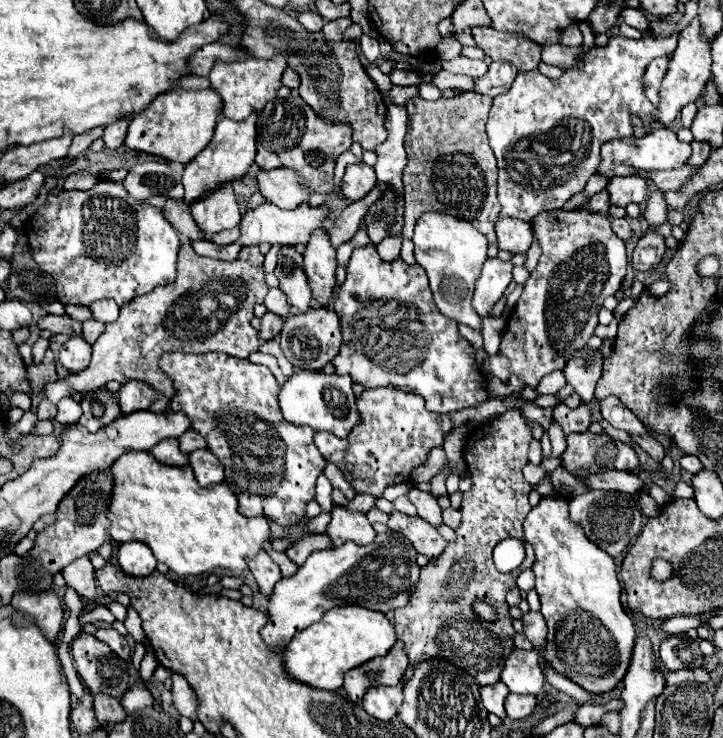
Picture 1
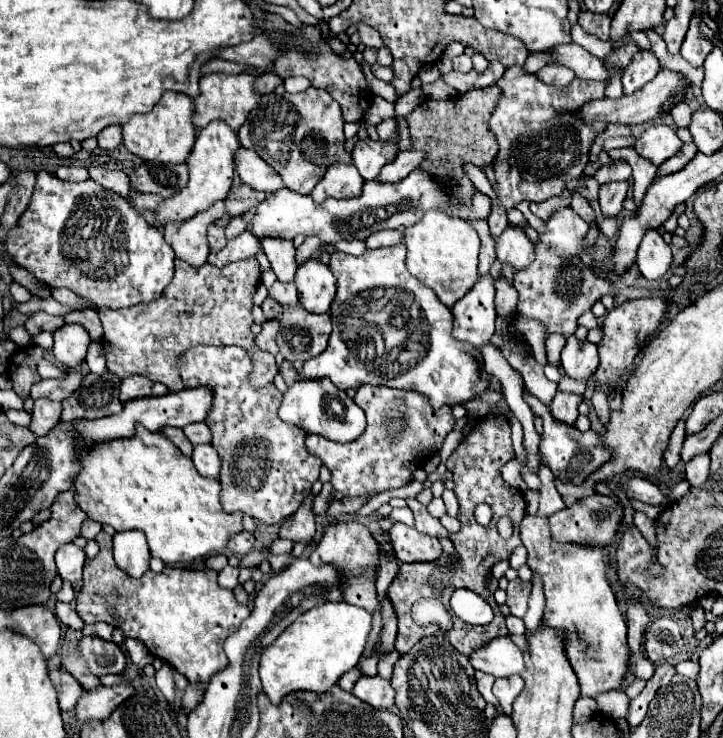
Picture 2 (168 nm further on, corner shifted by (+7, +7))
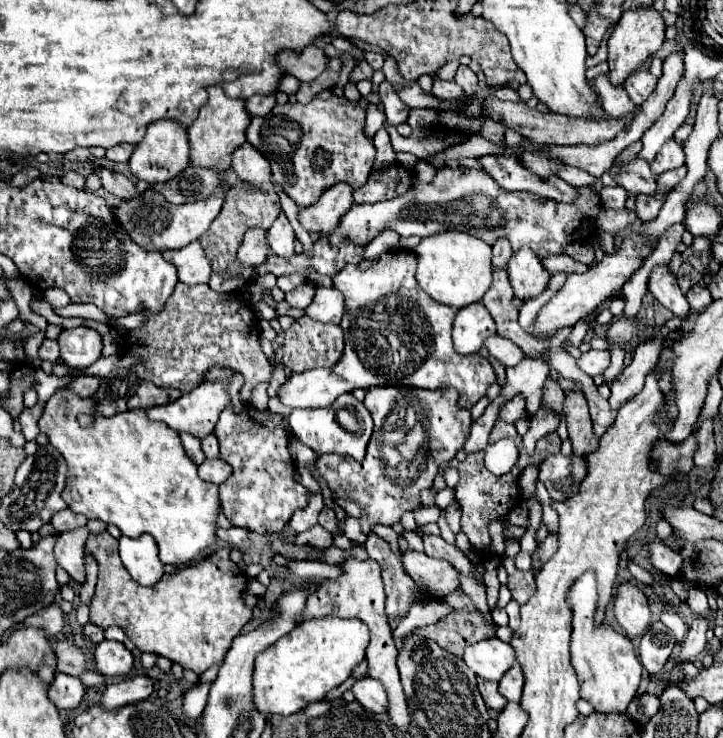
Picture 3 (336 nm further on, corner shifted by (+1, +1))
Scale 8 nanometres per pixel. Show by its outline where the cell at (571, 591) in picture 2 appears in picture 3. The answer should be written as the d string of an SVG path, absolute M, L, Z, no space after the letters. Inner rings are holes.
M584 573L578 583L568 591L568 603L572 607L572 645L570 657L580 683L580 697L586 699L598 713L626 713L628 703L638 695L642 665L628 637L622 637L606 623L594 625L594 611L598 603L594 573Z

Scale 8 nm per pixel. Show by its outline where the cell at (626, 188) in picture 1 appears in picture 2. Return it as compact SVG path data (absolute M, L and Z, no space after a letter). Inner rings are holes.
M614 181L614 183L600 185L598 203L604 217L616 217L620 213L622 203L626 199L626 191L628 191L628 181Z

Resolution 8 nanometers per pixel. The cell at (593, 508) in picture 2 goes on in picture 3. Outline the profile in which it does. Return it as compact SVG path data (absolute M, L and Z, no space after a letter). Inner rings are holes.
M548 535L548 537L542 541L540 549L534 551L534 555L538 557L538 563L532 563L532 571L538 571L538 569L556 553L556 549L558 549L558 537L556 537L556 535Z

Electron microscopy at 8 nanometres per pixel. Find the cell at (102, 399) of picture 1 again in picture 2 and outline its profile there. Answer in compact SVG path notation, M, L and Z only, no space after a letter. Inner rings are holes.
M88 373L80 385L80 389L76 389L76 393L72 393L72 397L64 399L64 411L62 411L62 421L72 421L72 419L100 419L106 415L114 415L120 413L122 403L118 399L118 389L120 389L120 379L112 373L104 373L104 375L94 375Z

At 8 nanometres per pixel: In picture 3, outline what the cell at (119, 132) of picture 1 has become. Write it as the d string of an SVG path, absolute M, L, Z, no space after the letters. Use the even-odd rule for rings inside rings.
M122 143L122 145L116 145L116 147L108 149L108 151L106 151L106 157L108 157L110 161L116 161L116 163L128 163L132 153L134 153L134 145Z

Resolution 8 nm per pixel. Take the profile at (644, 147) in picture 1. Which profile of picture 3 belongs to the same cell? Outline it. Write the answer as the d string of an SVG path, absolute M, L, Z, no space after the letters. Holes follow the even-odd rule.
M674 139L666 141L662 151L656 155L656 175L664 173L664 171L670 171L670 169L676 169L684 165L684 151L682 151L682 145L676 143Z

